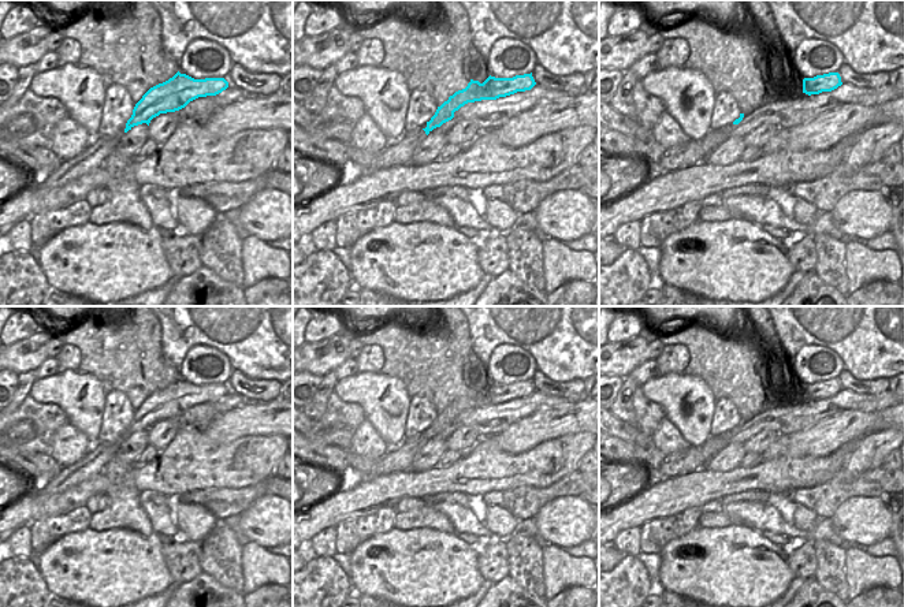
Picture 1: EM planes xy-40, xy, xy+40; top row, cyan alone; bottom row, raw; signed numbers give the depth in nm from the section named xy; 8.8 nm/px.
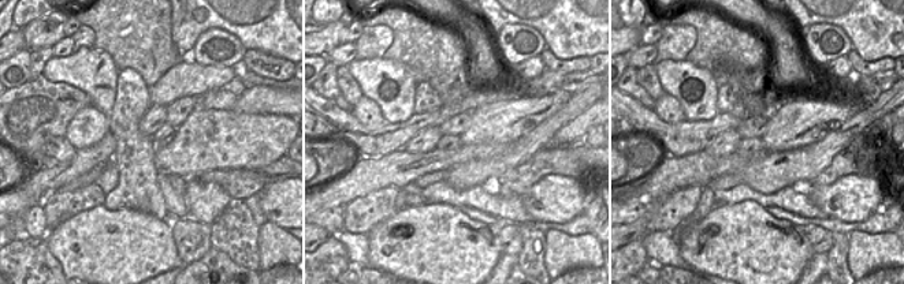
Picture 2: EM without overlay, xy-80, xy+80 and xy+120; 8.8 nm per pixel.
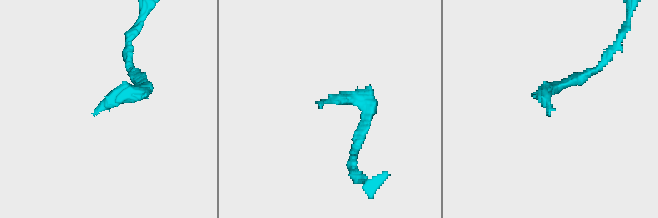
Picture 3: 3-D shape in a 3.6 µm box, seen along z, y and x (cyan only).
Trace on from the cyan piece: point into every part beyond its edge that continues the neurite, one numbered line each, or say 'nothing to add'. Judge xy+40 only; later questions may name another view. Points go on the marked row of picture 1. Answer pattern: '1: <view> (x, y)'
nothing to add

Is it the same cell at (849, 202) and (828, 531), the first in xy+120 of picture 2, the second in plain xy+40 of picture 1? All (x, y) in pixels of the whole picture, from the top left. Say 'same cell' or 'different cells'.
different cells

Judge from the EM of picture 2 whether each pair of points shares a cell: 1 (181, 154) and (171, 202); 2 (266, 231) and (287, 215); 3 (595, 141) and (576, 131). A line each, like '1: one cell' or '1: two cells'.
1: two cells
2: two cells
3: two cells

